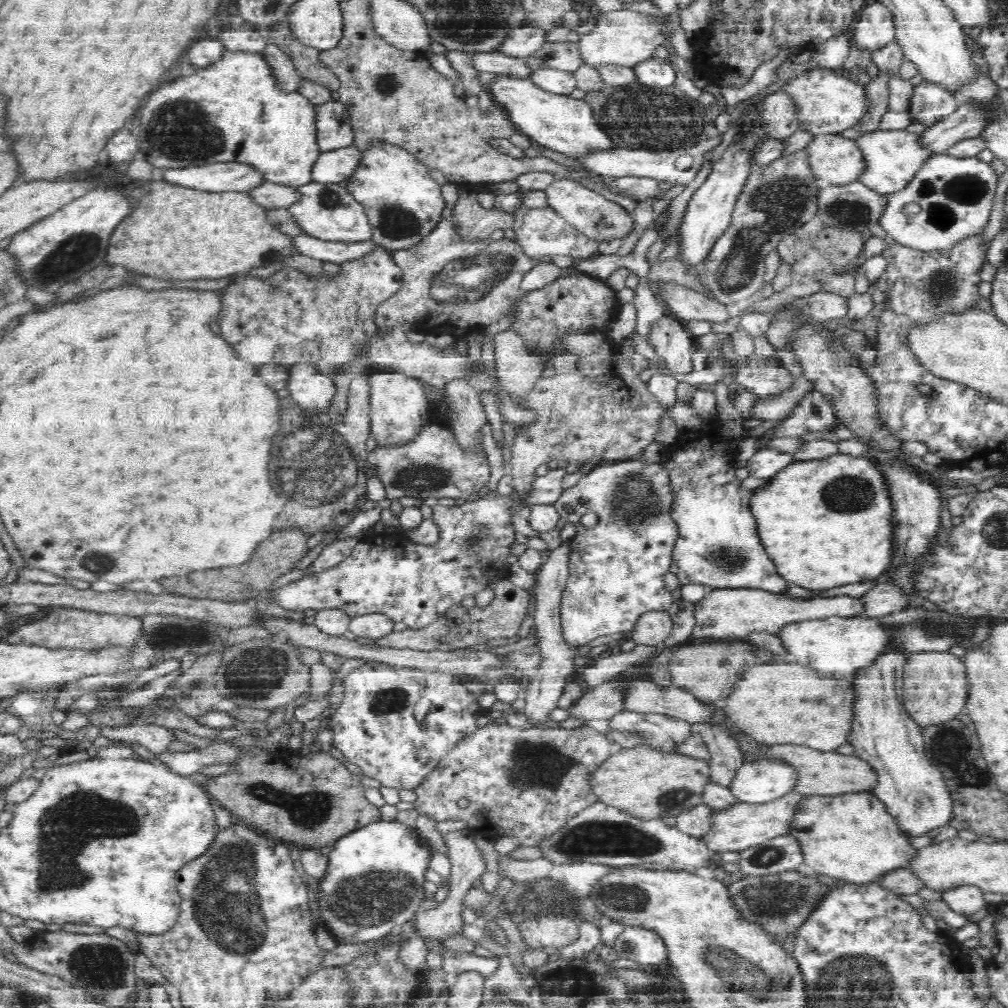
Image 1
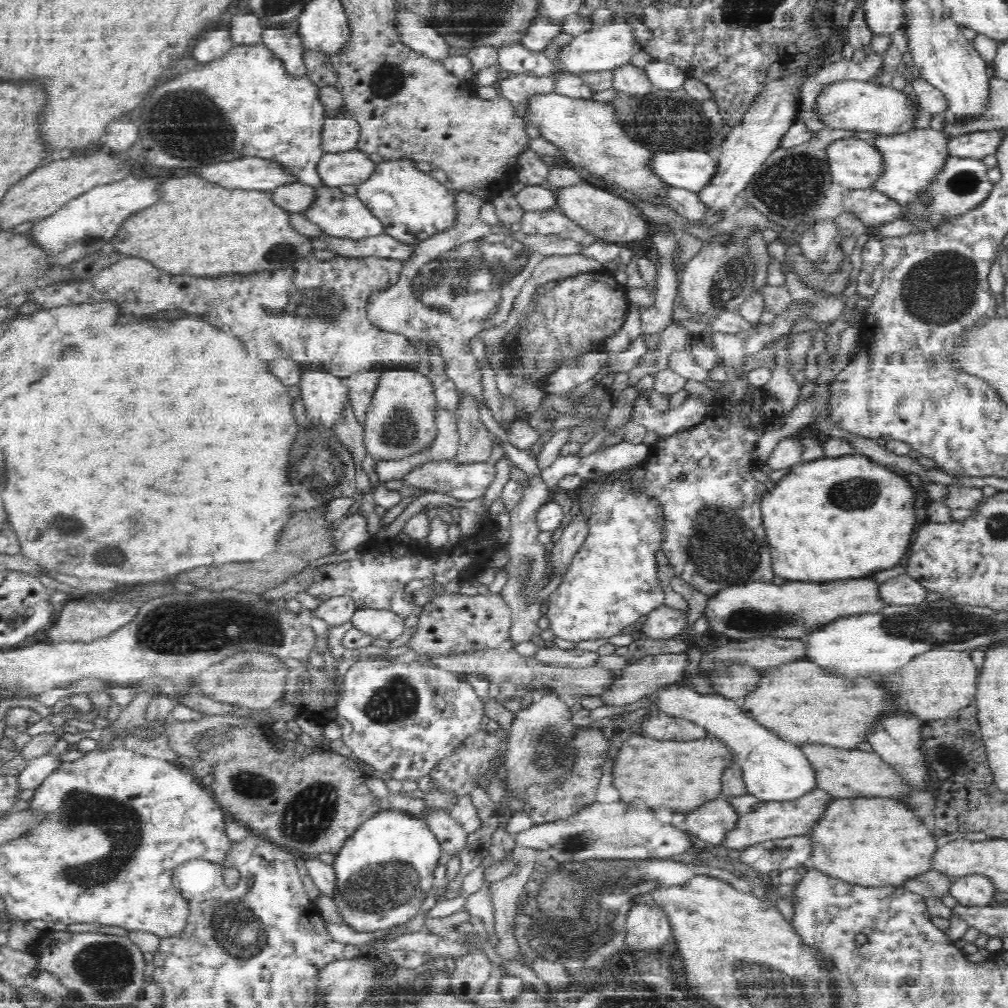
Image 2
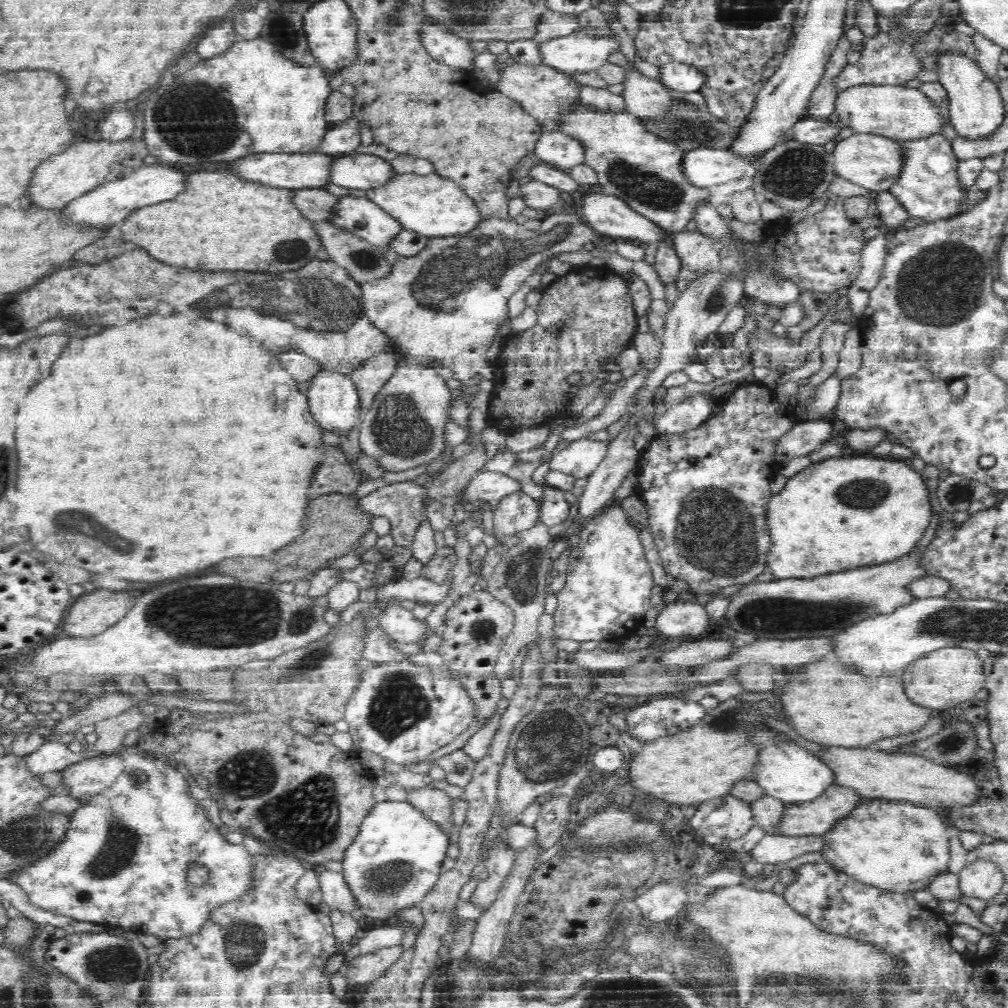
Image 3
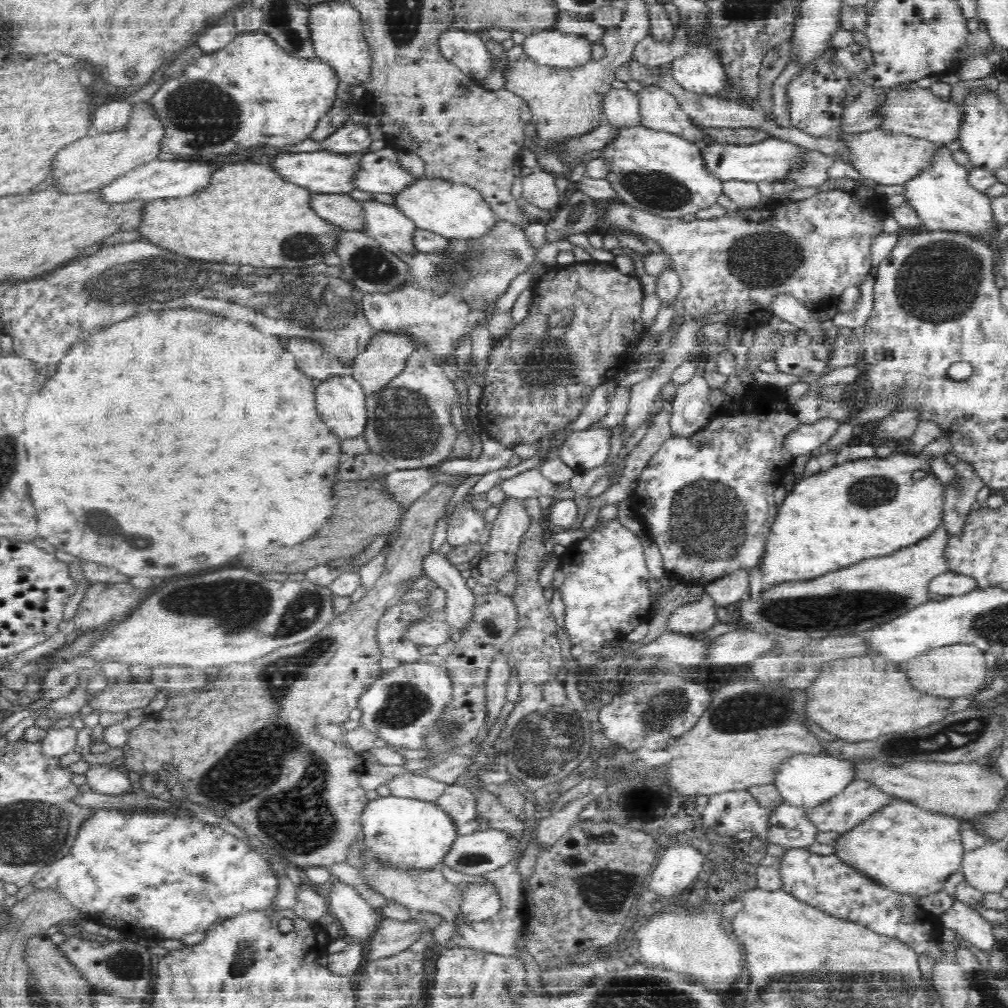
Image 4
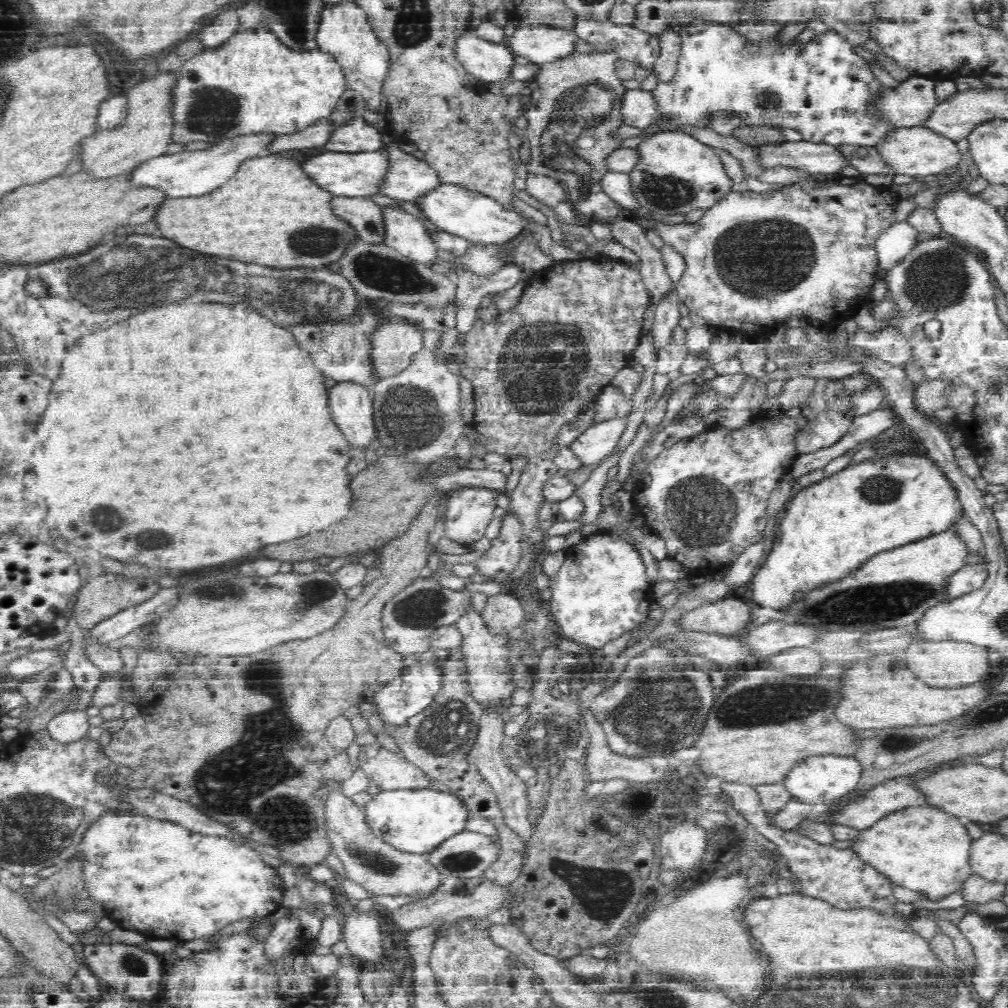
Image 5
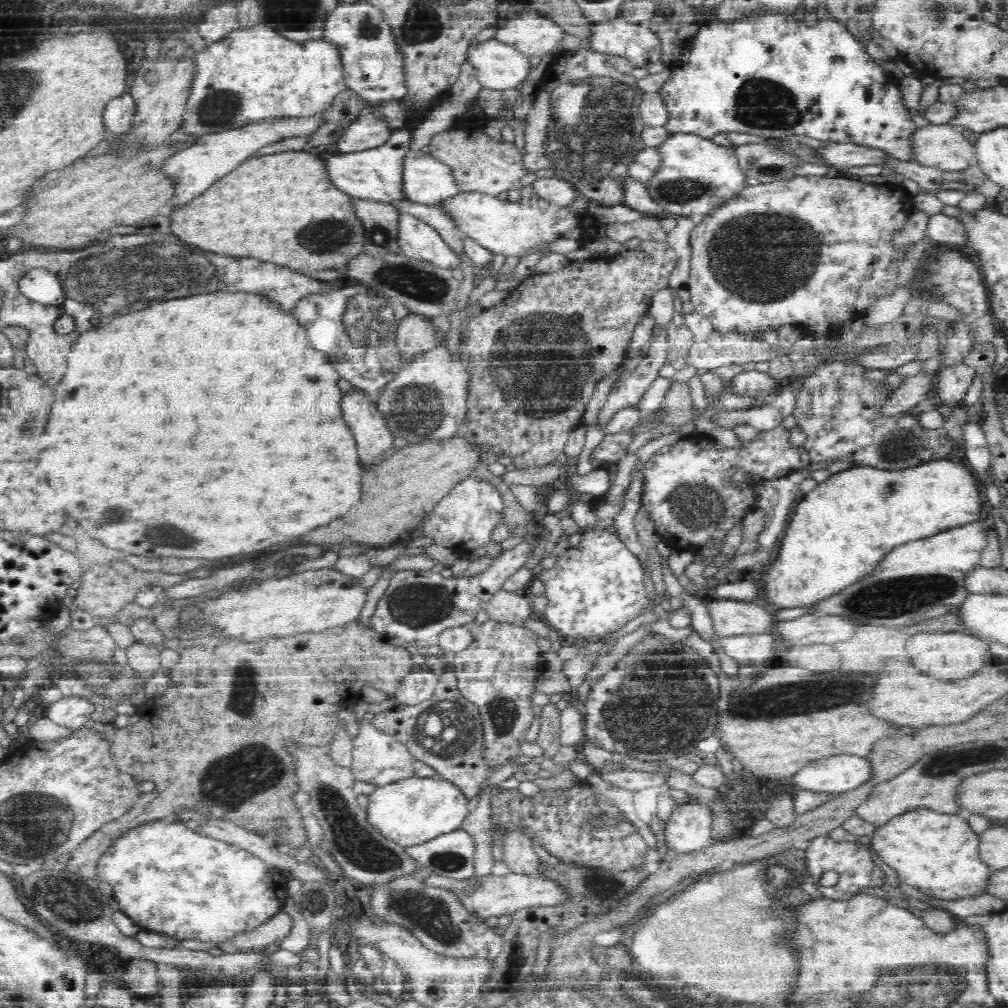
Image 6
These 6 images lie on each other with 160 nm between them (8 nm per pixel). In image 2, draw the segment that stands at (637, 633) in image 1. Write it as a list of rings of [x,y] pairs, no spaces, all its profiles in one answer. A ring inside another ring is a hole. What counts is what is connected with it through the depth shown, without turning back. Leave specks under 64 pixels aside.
[[[666,603],[651,610],[641,631],[652,639],[667,639],[684,634],[688,630],[688,606],[674,608]]]

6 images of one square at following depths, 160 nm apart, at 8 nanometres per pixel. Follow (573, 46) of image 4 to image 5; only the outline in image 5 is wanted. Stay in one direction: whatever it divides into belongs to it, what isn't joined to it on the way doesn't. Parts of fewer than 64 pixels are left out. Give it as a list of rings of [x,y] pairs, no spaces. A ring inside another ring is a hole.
[[[517,23],[514,34],[504,40],[518,56],[525,56],[530,63],[543,65],[574,52],[577,39],[574,33],[564,29]]]

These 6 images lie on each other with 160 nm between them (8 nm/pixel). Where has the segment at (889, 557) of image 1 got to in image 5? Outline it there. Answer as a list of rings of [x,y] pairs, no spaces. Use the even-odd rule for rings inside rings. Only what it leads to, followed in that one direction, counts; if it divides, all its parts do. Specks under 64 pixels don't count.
[[[921,454],[849,464],[844,470],[803,488],[790,500],[785,513],[777,539],[771,541],[769,554],[751,579],[753,607],[758,604],[778,610],[788,608],[811,592],[820,591],[822,586],[846,578],[872,556],[952,529],[966,518],[960,489],[952,477],[934,459]]]

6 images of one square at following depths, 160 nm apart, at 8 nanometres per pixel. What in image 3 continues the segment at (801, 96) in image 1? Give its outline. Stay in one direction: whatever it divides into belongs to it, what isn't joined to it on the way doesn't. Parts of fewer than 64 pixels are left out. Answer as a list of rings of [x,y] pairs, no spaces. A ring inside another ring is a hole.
[[[884,85],[879,87],[854,87],[842,91],[838,95],[835,106],[839,120],[846,122],[853,132],[870,132],[880,136],[890,136],[896,140],[913,141],[929,139],[934,135],[941,135],[942,128],[949,123],[948,115],[942,114],[940,107],[921,88],[909,88],[907,85]]]

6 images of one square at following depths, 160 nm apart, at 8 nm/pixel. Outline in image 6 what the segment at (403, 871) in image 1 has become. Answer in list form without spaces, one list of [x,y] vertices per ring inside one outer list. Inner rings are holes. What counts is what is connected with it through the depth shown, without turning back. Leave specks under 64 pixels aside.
[[[440,773],[420,778],[406,776],[378,786],[369,795],[368,822],[384,838],[401,846],[421,844],[460,828],[469,815],[471,801],[461,788]]]

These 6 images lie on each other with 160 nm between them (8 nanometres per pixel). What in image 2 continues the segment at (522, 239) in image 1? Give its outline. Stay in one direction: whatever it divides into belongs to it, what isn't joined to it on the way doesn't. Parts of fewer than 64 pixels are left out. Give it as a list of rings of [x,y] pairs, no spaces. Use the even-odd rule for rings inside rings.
[[[548,209],[538,212],[525,212],[518,227],[526,234],[569,236],[574,240],[580,240],[586,247],[598,240],[596,235],[586,228],[582,228],[577,222],[570,220],[562,210]]]

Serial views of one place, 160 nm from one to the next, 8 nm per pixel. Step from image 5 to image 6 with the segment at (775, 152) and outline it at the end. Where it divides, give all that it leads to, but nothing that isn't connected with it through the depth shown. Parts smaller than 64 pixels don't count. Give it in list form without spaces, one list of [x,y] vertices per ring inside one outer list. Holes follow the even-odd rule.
[[[829,143],[825,148],[820,148],[825,160],[842,170],[848,167],[862,167],[865,164],[877,164],[883,167],[884,163],[894,159],[883,148],[874,148],[854,143]]]

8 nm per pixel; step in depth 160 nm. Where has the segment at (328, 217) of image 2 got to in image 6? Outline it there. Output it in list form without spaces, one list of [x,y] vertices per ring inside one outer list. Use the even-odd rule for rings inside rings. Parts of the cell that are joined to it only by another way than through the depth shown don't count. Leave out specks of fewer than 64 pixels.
[[[410,213],[399,218],[399,246],[402,254],[413,259],[428,261],[451,269],[460,266],[460,253],[456,252],[433,226]]]

